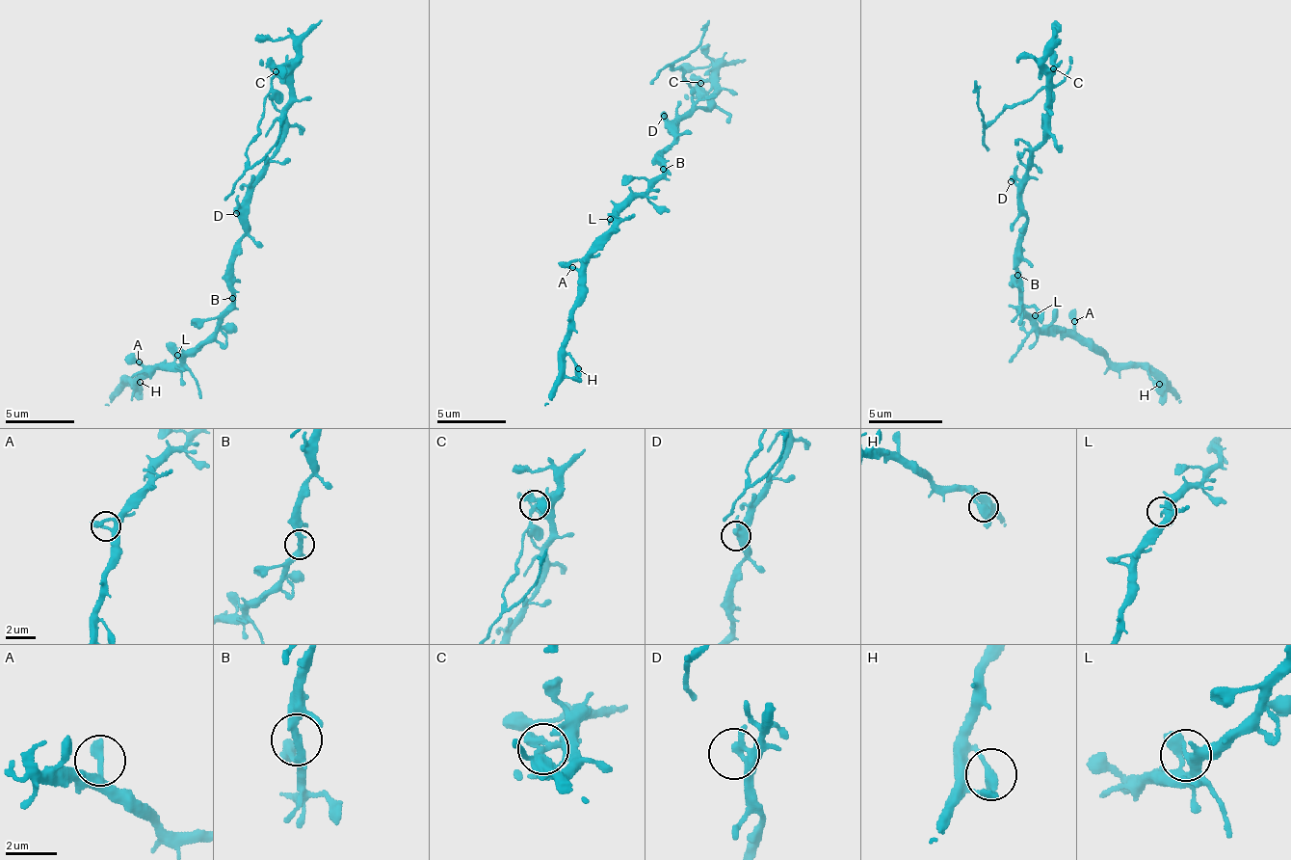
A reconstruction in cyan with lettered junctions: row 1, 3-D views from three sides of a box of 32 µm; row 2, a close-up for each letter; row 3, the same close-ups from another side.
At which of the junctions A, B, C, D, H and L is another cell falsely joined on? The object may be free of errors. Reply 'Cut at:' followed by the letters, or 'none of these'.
Cut at: C

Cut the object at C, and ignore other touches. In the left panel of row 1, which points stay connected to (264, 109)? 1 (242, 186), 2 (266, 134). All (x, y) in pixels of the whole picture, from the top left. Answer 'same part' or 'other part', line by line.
1: other part
2: other part

